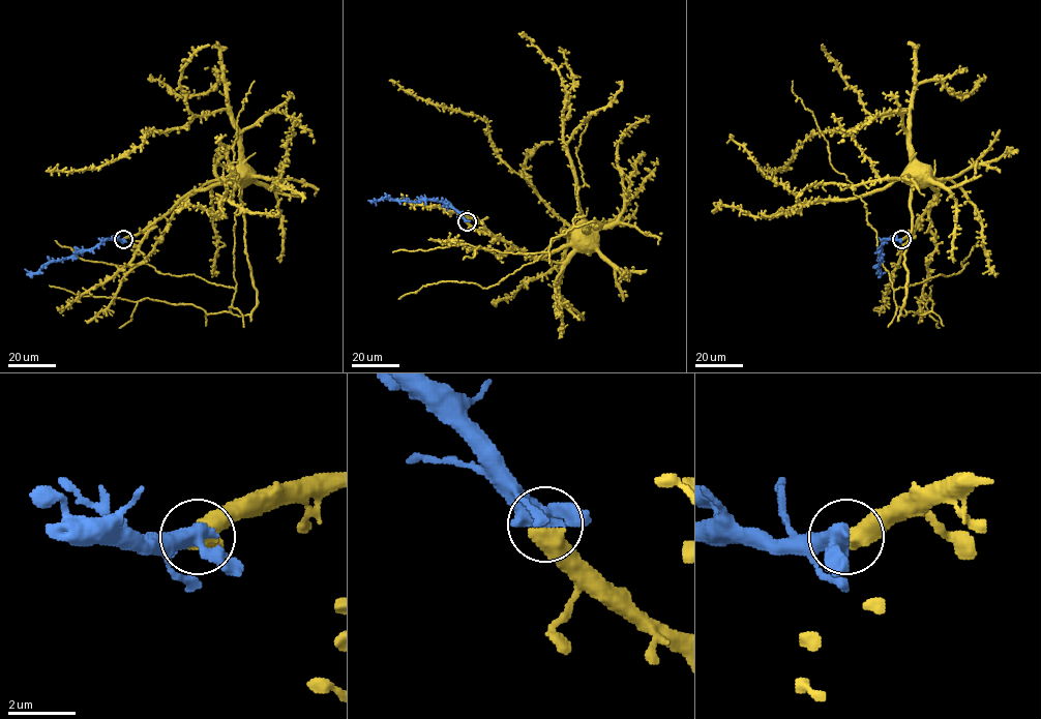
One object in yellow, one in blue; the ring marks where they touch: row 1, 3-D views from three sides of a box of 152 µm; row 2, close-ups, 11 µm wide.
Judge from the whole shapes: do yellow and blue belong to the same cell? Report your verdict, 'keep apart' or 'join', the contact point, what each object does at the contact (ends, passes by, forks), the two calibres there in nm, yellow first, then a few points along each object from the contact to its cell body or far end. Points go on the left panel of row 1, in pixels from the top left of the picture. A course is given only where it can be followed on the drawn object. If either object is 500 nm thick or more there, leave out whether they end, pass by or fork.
join; at (123, 239); 600 nm thick on the yellow side, 480 nm on the other; yellow runs (123, 239), (145, 231), (187, 195), (219, 183), (236, 185), (242, 179); blue runs (123, 239), (103, 239), (89, 249), (50, 261), (35, 273), (25, 269)

